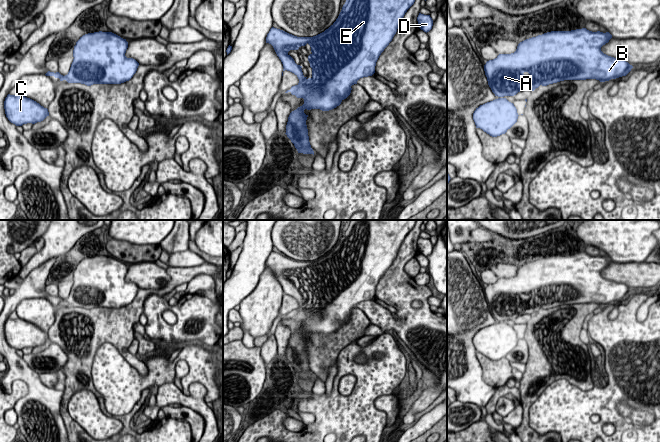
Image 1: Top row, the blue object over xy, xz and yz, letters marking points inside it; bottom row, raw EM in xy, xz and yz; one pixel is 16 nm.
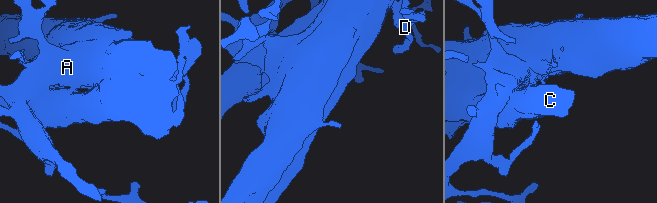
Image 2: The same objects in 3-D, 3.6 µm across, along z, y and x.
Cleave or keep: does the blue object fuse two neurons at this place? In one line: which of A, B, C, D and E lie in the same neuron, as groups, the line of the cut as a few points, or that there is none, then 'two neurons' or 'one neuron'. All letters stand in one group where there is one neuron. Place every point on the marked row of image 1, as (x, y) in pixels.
groups A B D E / C; cut xz (298, 85), (294, 94); two neurons

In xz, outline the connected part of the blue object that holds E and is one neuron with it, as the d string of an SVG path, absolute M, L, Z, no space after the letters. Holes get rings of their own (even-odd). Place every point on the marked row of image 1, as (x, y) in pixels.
M346 0L336 21L313 37L297 37L274 27L270 29L266 43L273 46L283 68L298 77L295 96L304 99L304 104L290 113L285 133L298 153L314 155L306 125L308 115L304 110L332 110L350 95L351 86L357 84L360 78L372 76L379 56L392 41L402 18L414 2L415 0ZM307 43L312 52L308 56L312 68L311 78L303 75L302 66L297 65L288 54L290 50L298 50Z

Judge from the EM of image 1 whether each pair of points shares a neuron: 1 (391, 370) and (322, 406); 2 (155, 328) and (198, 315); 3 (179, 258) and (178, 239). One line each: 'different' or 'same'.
1: same
2: same
3: different

